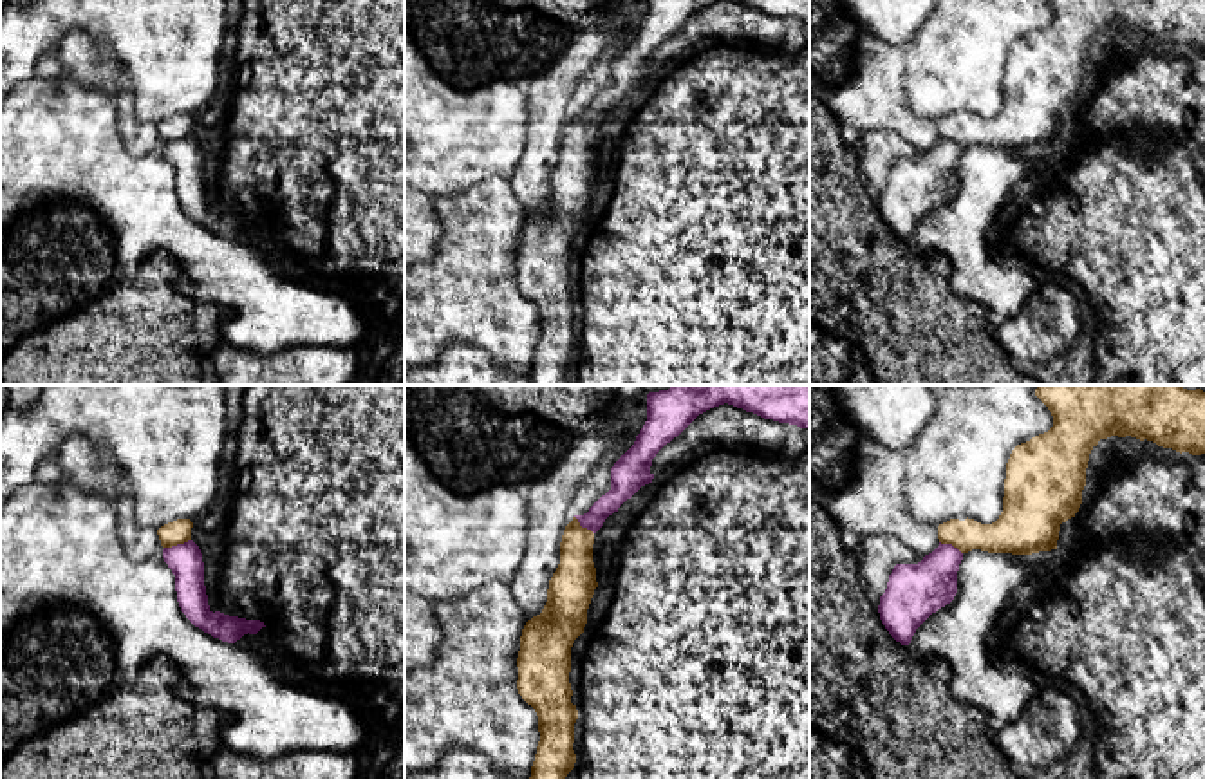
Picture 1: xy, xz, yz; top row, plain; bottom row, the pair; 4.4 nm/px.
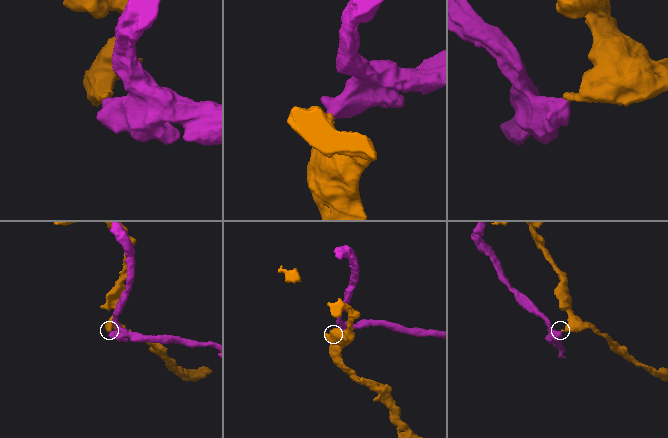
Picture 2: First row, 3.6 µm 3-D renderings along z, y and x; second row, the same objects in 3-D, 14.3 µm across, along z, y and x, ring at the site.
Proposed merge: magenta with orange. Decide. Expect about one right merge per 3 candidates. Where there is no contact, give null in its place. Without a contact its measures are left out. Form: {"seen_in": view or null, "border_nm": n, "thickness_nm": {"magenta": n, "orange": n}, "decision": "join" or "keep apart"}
{"seen_in": "xy", "border_nm": 130, "thickness_nm": {"magenta": 150, "orange": 110}, "decision": "keep apart"}

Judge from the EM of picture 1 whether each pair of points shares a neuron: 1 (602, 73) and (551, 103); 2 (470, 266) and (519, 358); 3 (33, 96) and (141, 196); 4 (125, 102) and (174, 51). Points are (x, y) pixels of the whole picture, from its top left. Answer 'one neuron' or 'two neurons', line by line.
1: two neurons
2: one neuron
3: one neuron
4: two neurons

